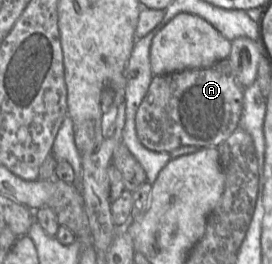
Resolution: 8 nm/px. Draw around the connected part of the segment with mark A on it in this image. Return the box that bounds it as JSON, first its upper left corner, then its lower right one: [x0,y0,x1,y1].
[135,59,244,152]

